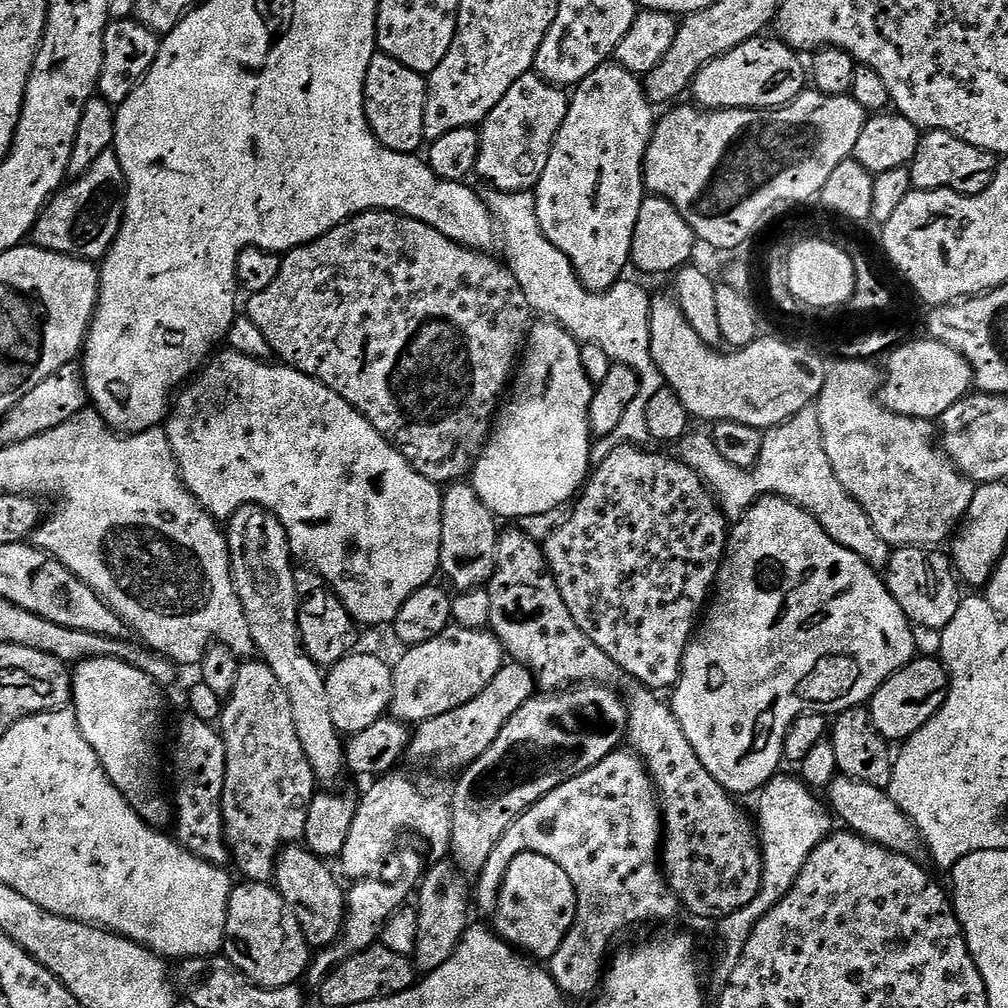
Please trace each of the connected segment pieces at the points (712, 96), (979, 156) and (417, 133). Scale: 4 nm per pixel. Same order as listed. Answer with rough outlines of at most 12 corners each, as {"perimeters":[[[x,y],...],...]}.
{"perimeters":[[[763,35],[692,79],[699,107],[780,108],[806,88],[801,53]],[[925,131],[913,189],[977,196],[998,157],[949,132]],[[383,54],[366,70],[364,109],[382,146],[425,143],[428,81]]]}

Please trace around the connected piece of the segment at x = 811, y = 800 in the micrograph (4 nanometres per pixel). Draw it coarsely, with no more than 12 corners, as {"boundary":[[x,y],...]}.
{"boundary":[[799,779],[757,795],[762,886],[719,921],[720,978],[789,893],[831,813]]}

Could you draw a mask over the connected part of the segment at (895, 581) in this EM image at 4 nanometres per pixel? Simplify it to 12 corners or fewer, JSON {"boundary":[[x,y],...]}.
{"boundary":[[897,548],[884,584],[913,625],[942,629],[961,581],[931,548]]}

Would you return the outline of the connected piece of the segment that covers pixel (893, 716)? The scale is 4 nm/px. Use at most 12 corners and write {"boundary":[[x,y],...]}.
{"boundary":[[914,658],[872,695],[885,740],[913,736],[946,702],[948,672]]}

